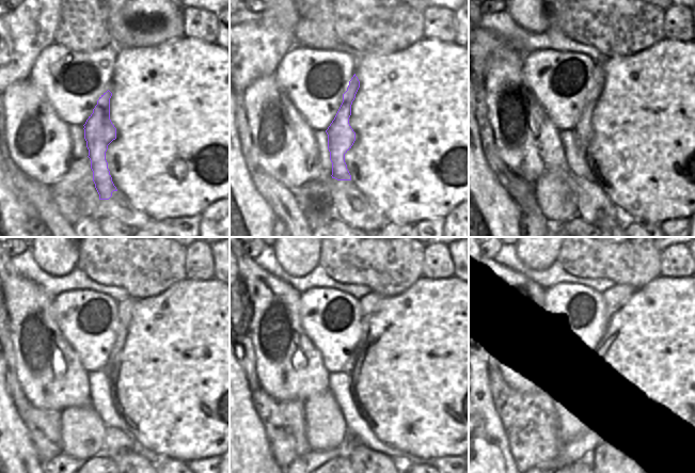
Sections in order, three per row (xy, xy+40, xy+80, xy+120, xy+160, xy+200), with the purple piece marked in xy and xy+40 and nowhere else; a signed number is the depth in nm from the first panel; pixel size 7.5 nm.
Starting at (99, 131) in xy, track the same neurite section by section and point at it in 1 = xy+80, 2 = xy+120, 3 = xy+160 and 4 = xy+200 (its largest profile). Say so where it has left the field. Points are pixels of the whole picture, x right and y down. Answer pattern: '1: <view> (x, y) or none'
1: xy+80 (583, 130)
2: xy+120 (125, 309)
3: xy+160 (372, 302)
4: xy+200 (617, 296)

